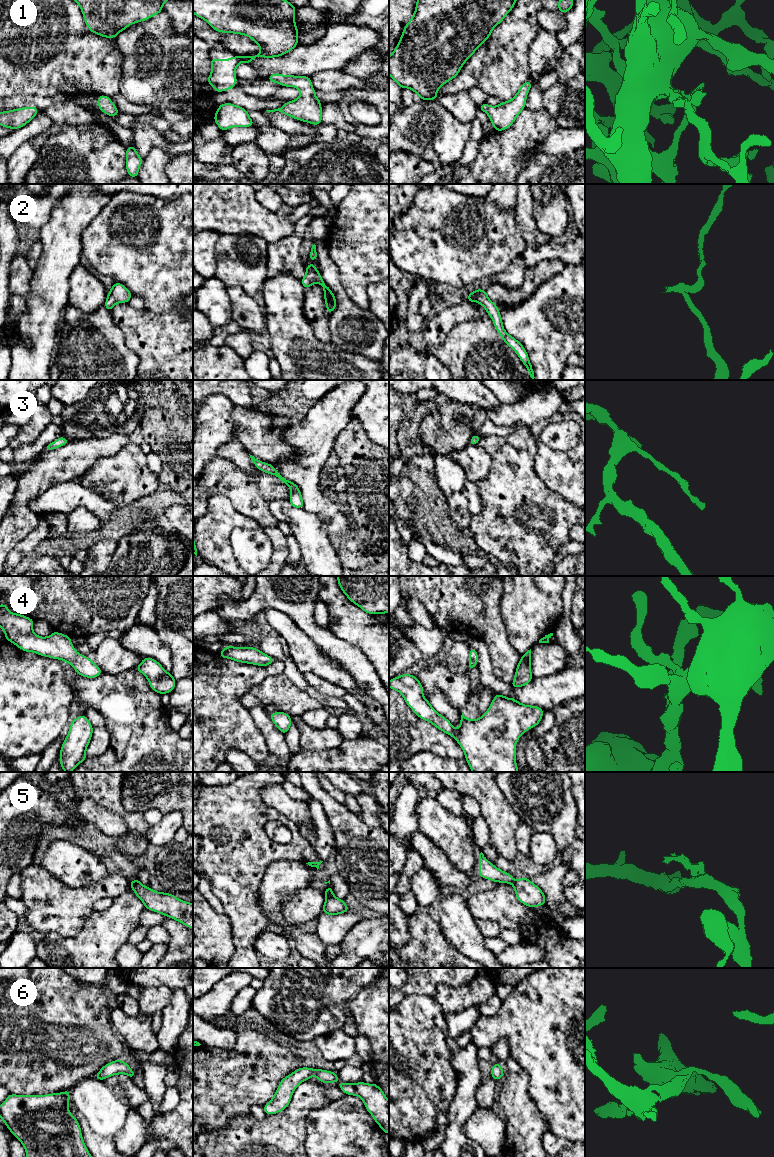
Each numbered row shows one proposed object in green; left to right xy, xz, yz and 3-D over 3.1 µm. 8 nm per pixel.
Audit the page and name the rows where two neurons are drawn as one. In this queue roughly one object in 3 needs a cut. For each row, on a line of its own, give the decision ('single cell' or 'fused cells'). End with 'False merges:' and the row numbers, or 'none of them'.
1: single cell
2: single cell
3: single cell
4: single cell
5: fused cells
6: single cell
False merges: 5

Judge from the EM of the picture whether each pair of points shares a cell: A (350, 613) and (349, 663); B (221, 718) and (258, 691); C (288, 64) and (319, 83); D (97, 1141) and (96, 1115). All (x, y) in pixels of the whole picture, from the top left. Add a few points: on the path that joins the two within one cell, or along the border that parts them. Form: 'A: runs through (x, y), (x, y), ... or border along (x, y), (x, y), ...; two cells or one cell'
A: border along (329, 629), (336, 637), (354, 644), (366, 658); two cells
B: border along (267, 675), (249, 691); two cells
C: border along (334, 70), (322, 70), (309, 76); two cells
D: border along (82, 1116), (96, 1133), (101, 1136), (113, 1137); two cells

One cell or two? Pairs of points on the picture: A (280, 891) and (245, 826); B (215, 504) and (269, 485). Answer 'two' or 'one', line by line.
A: two
B: two

